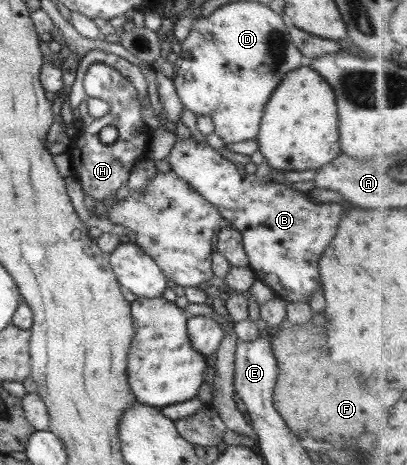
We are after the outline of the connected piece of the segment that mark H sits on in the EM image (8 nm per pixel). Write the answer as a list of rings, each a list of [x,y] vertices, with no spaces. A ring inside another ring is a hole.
[[[101,63],[89,65],[83,77],[83,90],[88,98],[97,98],[108,104],[109,112],[107,116],[97,121],[88,115],[84,102],[79,104],[78,137],[71,142],[68,161],[71,161],[73,169],[81,167],[77,169],[75,179],[81,184],[82,192],[91,196],[93,201],[108,204],[114,200],[115,191],[125,185],[137,161],[145,159],[151,131],[141,121],[141,104],[136,100],[135,88],[116,70]],[[108,125],[117,129],[117,138],[113,144],[103,144],[97,136],[101,128]]]

